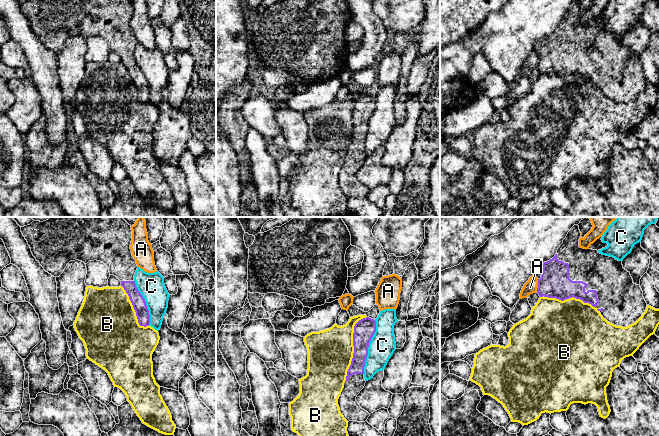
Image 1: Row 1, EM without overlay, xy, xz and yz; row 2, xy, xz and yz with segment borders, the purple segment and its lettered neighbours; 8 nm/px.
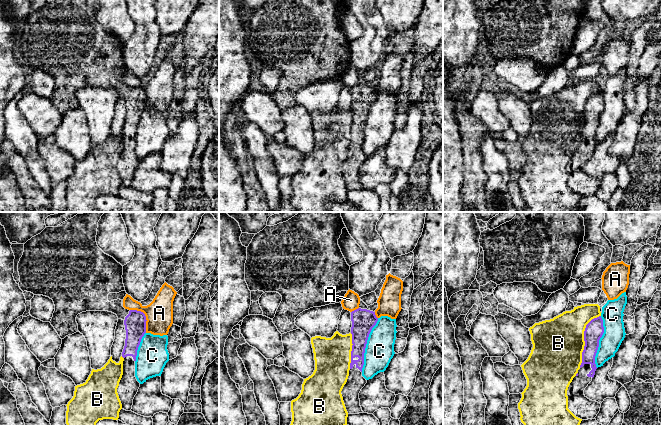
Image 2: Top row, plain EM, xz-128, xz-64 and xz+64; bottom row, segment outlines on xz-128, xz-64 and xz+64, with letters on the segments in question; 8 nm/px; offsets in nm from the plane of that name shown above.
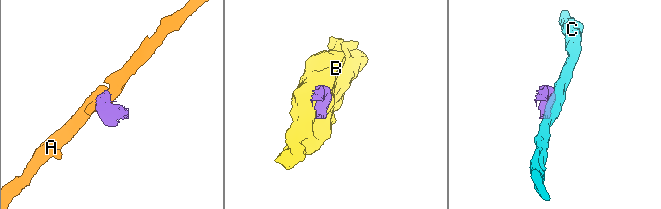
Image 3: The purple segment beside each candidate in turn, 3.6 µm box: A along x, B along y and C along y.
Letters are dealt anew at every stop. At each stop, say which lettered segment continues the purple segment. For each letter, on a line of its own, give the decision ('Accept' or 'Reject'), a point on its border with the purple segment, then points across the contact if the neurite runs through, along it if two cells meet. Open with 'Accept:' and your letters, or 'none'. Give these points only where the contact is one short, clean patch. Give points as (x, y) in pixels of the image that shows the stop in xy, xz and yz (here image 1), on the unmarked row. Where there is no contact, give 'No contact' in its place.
Accept: none
A: Reject. Touches purple at yz (538, 61). Boundary: yz (538, 55), (536, 67)
B: Reject. Touches purple at xz (354, 123)
C: Reject. Touches purple at xz (368, 122)

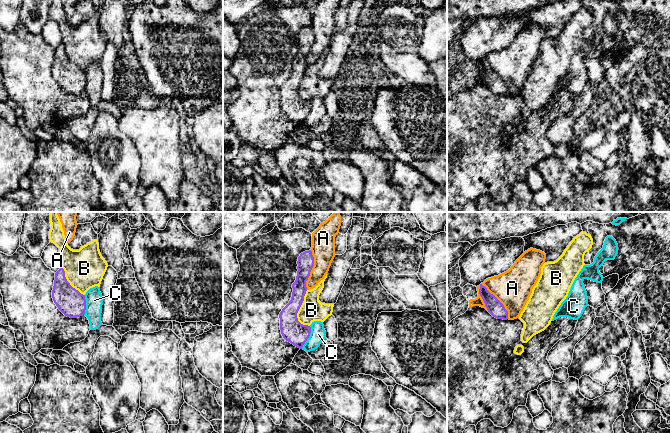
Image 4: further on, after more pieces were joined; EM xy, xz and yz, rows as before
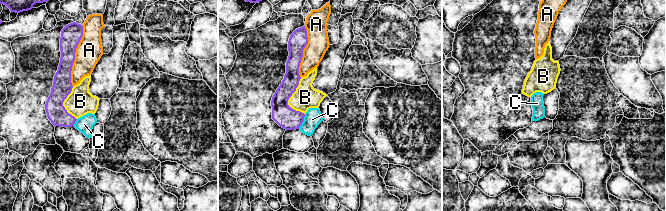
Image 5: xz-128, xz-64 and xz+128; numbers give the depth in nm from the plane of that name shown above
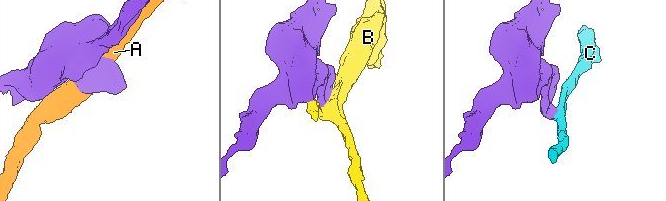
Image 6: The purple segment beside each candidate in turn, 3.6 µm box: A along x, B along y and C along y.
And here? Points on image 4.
Accept: none
A: Reject. Touches purple at yz (499, 77)
B: Reject. Touches purple at xz (298, 86)
C: Reject. Touches purple at xz (308, 113). Boundary: xz (310, 102), (310, 111), (301, 124)

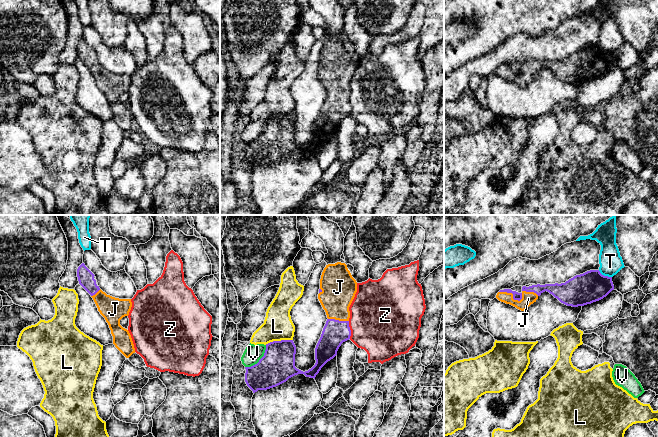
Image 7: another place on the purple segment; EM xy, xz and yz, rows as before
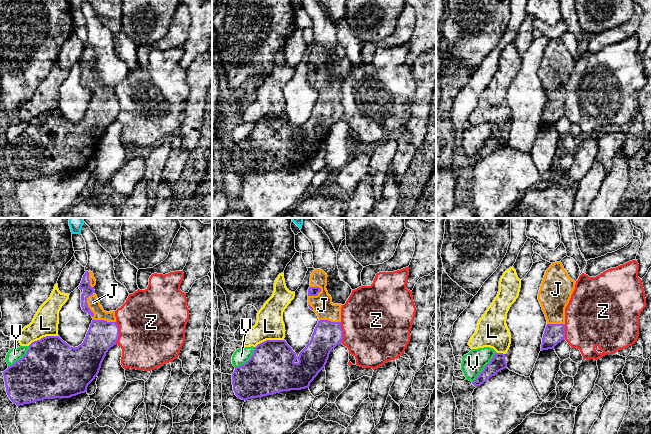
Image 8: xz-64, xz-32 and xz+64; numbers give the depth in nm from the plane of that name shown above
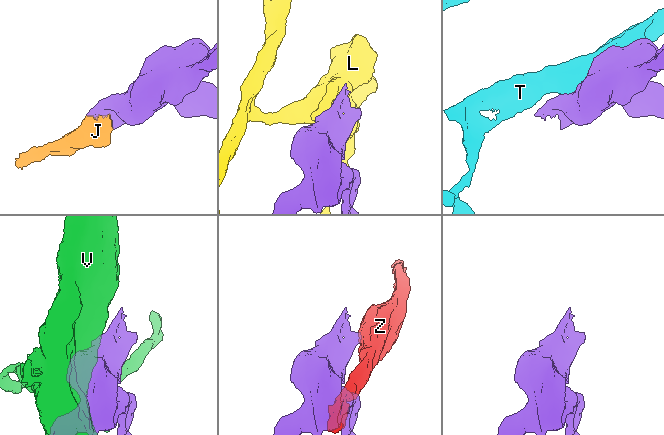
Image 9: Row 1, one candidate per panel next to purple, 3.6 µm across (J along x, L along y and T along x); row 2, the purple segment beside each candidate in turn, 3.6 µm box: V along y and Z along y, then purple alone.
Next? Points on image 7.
Accept: J
J: Accept. Touches purple at yz (512, 69)
L: Reject. Touches purple at xz (278, 117). Boundary: xz (292, 115), (273, 116), (265, 120)
T: Reject. Touches purple at yz (605, 52)
V: Reject. Touches purple at xz (259, 136)
Z: Reject. Touches purple at xz (350, 106). Boundary: xz (348, 97), (350, 114)

